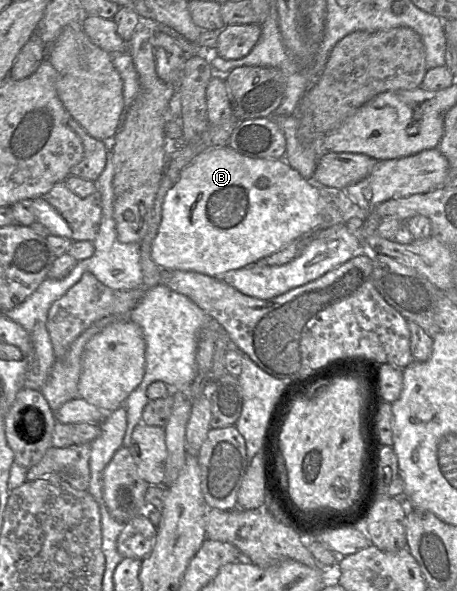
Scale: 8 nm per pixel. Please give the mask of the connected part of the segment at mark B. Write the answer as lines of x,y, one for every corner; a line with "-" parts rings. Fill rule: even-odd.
228,145
213,147
197,155
180,173
177,181
168,190
162,205
162,220
155,236
151,257
162,270
194,271
208,276
223,274
243,268
270,256
309,231
318,223
320,186
306,179
287,162
278,159
252,158
238,153

